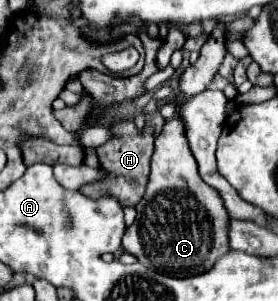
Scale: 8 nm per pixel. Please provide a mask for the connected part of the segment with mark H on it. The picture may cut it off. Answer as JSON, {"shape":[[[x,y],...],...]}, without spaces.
{"shape":[[[126,119],[126,121],[112,123],[110,133],[112,133],[112,141],[102,145],[102,153],[98,153],[98,161],[102,163],[106,177],[102,177],[102,181],[84,185],[80,191],[88,197],[114,195],[114,197],[118,197],[122,207],[136,205],[146,191],[146,181],[148,181],[148,173],[150,173],[150,157],[152,157],[152,149],[154,149],[154,129],[150,125],[146,125],[142,131],[138,131],[134,121]]]}

